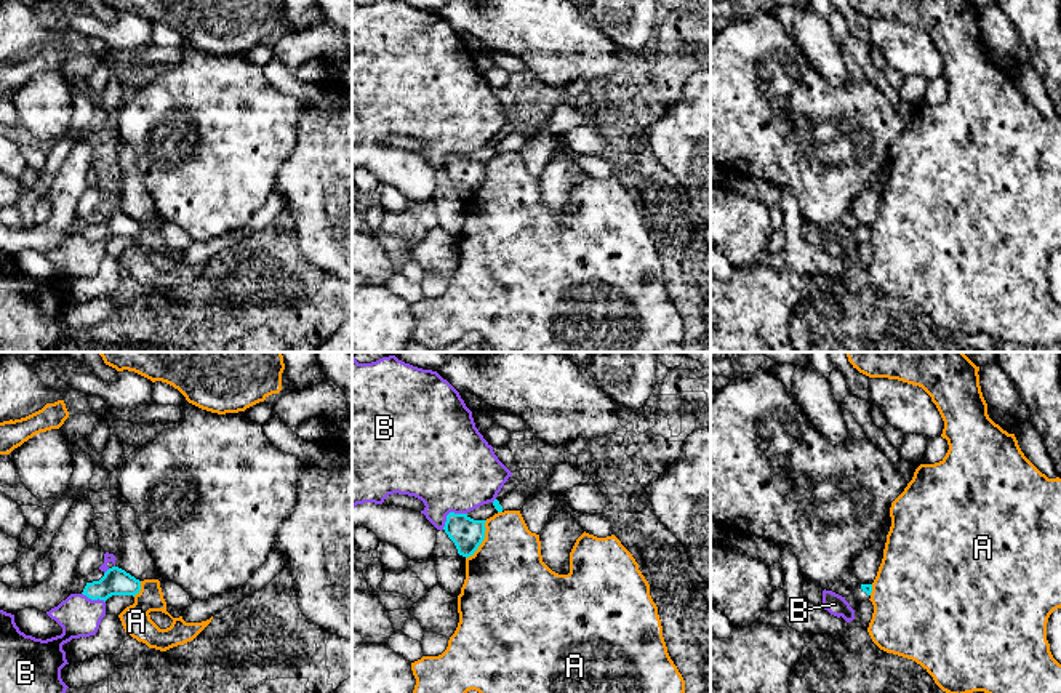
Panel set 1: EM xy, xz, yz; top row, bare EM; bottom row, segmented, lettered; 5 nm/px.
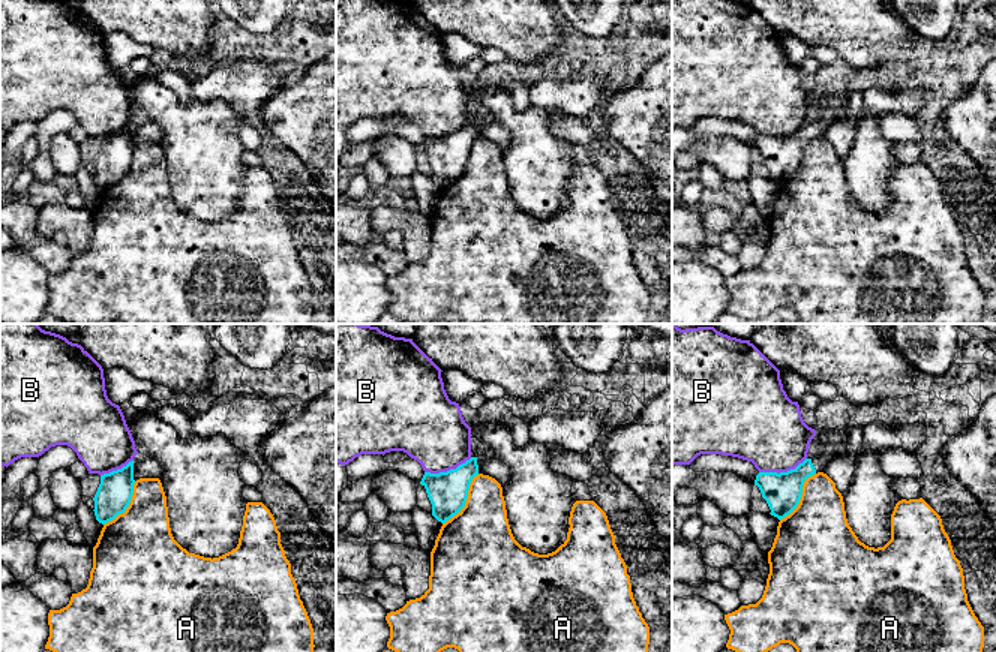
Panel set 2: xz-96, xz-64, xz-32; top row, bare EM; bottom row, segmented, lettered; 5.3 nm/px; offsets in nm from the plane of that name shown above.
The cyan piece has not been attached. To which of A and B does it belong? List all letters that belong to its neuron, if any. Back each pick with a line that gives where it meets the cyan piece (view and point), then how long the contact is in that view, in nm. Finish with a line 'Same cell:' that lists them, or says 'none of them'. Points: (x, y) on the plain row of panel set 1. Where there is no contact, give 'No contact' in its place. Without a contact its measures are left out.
Same cell: none of them

